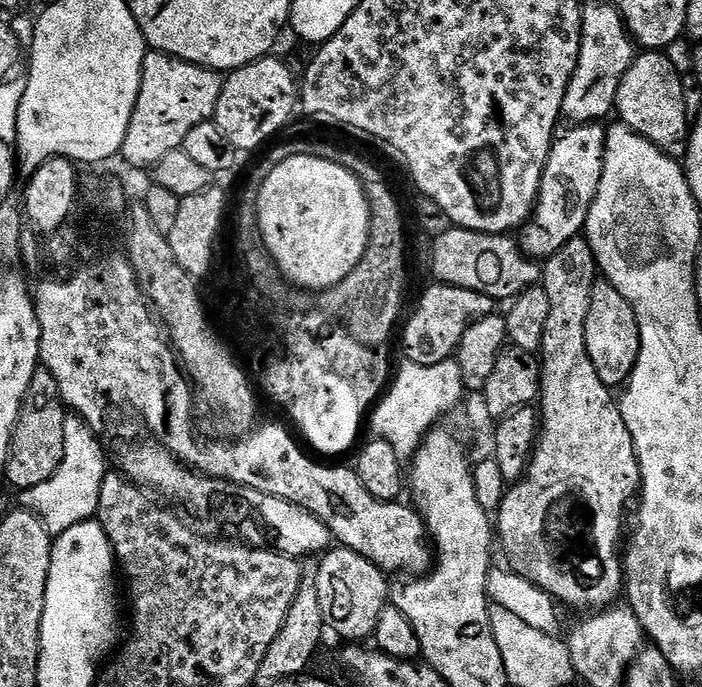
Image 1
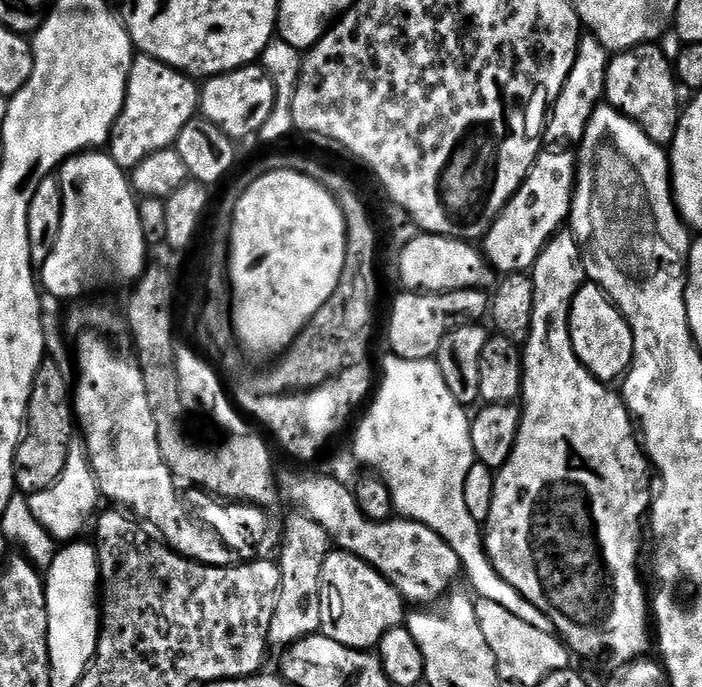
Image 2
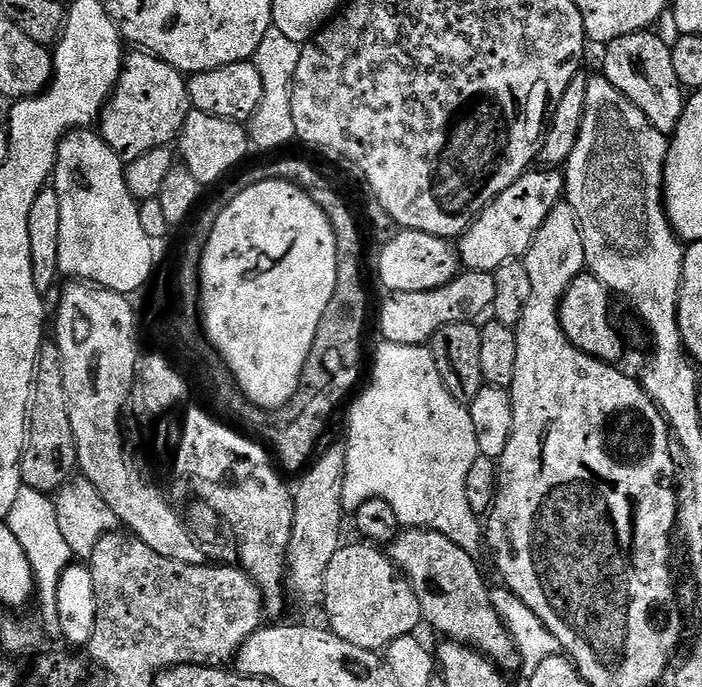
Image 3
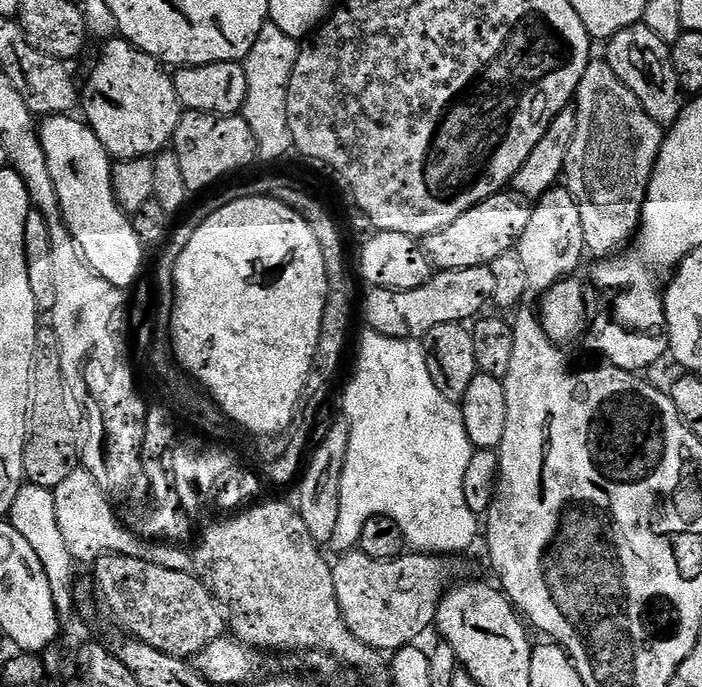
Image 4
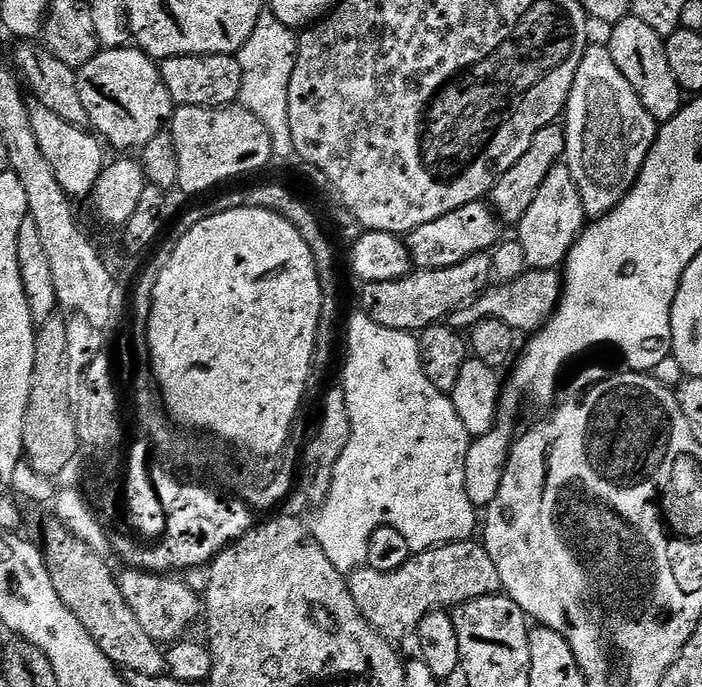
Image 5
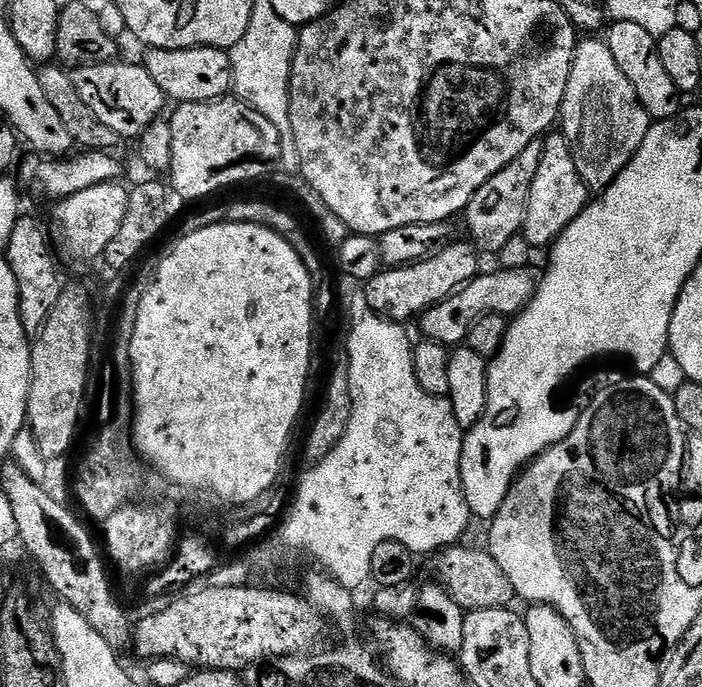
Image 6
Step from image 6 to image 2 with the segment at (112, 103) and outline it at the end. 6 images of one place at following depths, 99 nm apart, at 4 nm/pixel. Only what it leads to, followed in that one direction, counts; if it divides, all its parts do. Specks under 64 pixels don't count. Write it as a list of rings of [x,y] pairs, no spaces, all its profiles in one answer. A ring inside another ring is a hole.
[[[137,55],[132,61],[132,73],[128,75],[128,97],[124,109],[112,127],[110,154],[114,162],[125,170],[131,170],[150,154],[175,145],[178,134],[197,115],[200,106],[200,88],[193,77],[177,72],[169,64],[153,60],[151,56]]]

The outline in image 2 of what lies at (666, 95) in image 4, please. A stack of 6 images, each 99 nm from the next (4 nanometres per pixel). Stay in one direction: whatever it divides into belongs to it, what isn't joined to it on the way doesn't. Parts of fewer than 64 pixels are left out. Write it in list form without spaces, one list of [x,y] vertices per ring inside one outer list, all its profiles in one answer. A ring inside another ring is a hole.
[[[649,42],[615,53],[608,62],[604,94],[607,103],[642,126],[642,130],[646,130],[655,144],[668,146],[676,136],[676,127],[680,125],[681,89],[678,87],[673,61],[660,46],[659,43]]]

